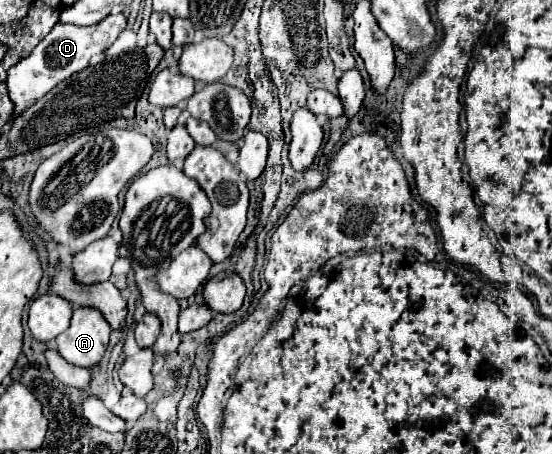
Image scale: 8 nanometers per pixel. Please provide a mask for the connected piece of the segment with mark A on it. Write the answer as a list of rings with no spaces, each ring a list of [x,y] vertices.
[[[75,307],[71,325],[55,343],[63,359],[79,367],[93,367],[105,355],[111,327],[105,323],[101,311],[93,307]]]

